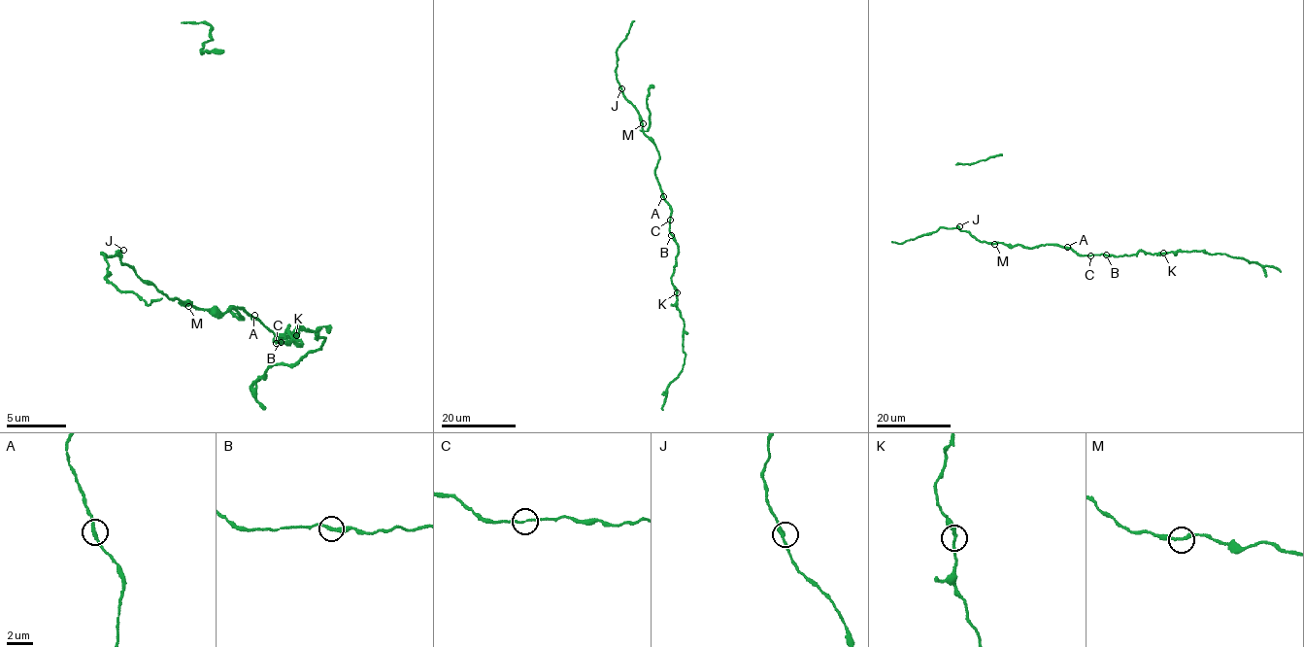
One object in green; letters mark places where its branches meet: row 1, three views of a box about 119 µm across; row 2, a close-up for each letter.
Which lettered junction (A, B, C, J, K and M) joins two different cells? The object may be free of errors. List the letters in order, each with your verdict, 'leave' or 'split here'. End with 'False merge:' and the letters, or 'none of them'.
A: leave
B: leave
C: leave
J: leave
K: leave
M: leave
False merge: none of them

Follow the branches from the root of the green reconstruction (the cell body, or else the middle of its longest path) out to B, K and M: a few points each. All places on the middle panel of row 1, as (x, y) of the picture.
B: (662, 196), (671, 208), (671, 235)
K: (662, 196), (671, 208), (670, 233), (678, 247), (671, 276), (676, 292)
M: (662, 196), (654, 173), (658, 151), (645, 134), (643, 123)

